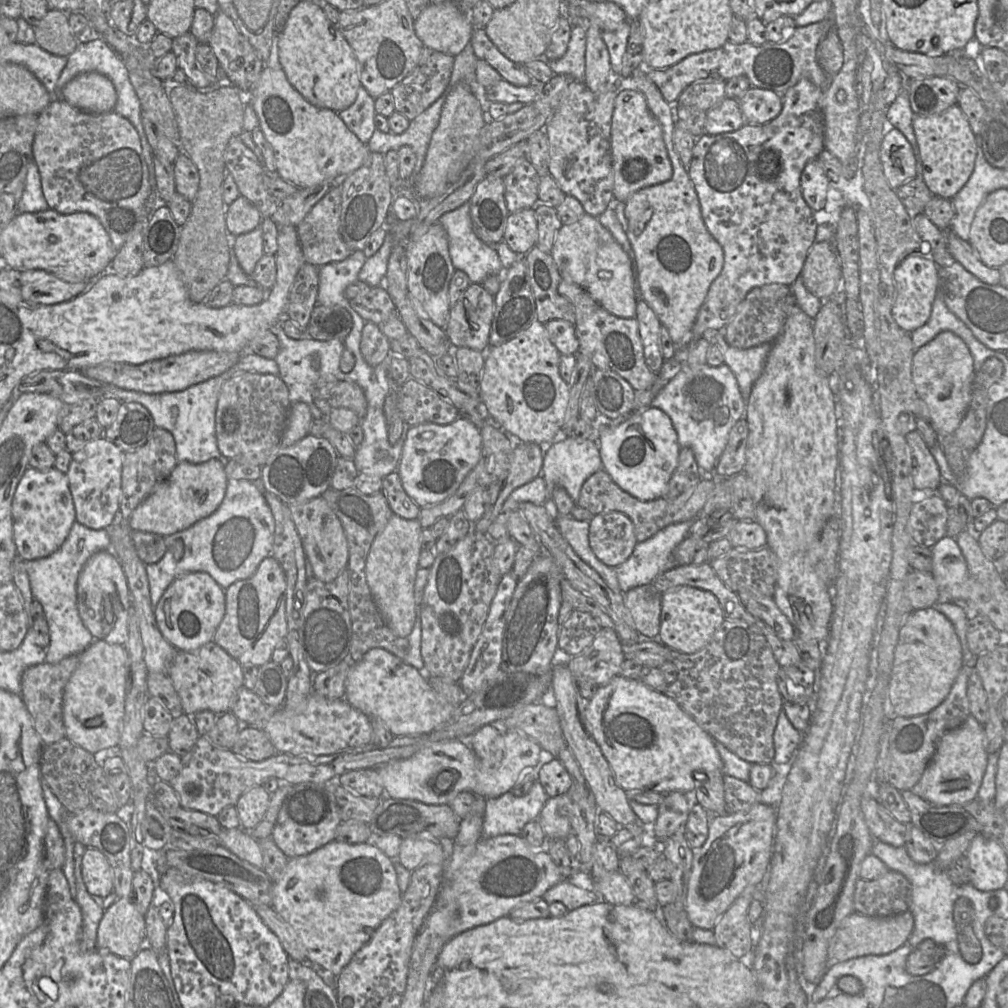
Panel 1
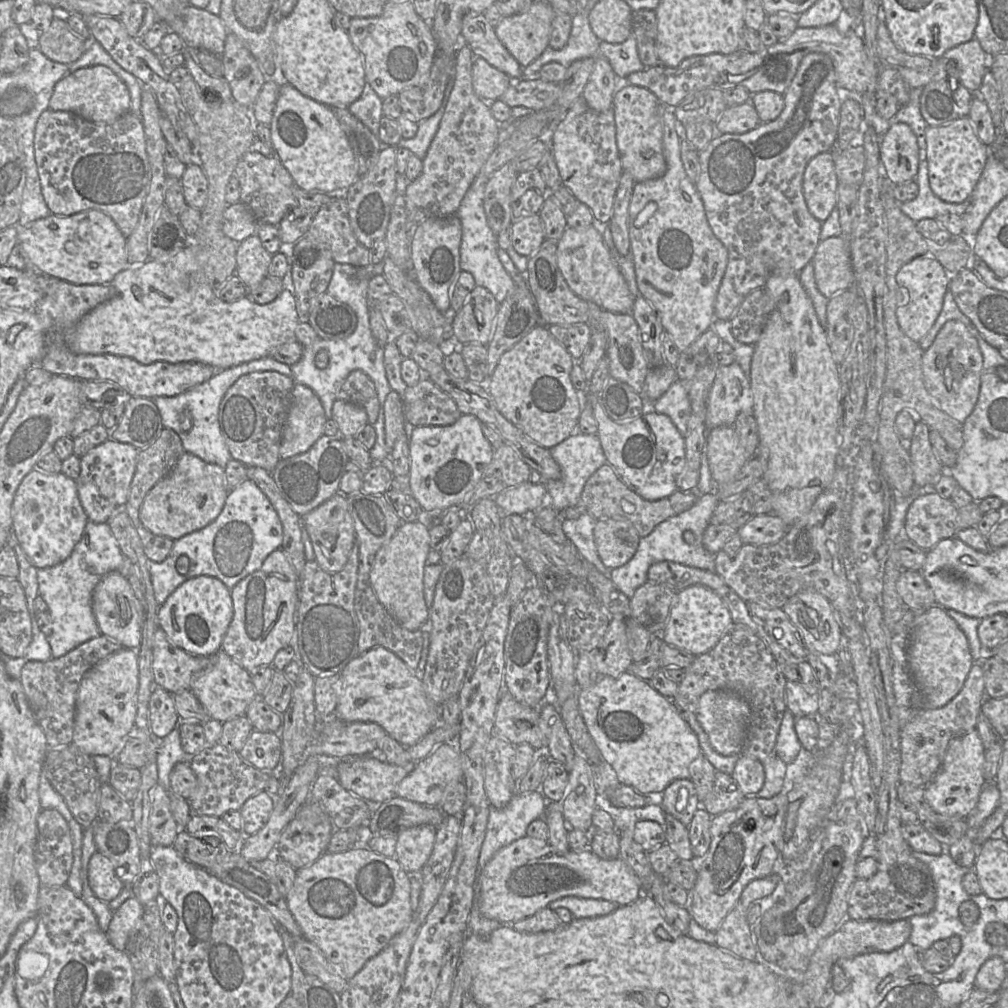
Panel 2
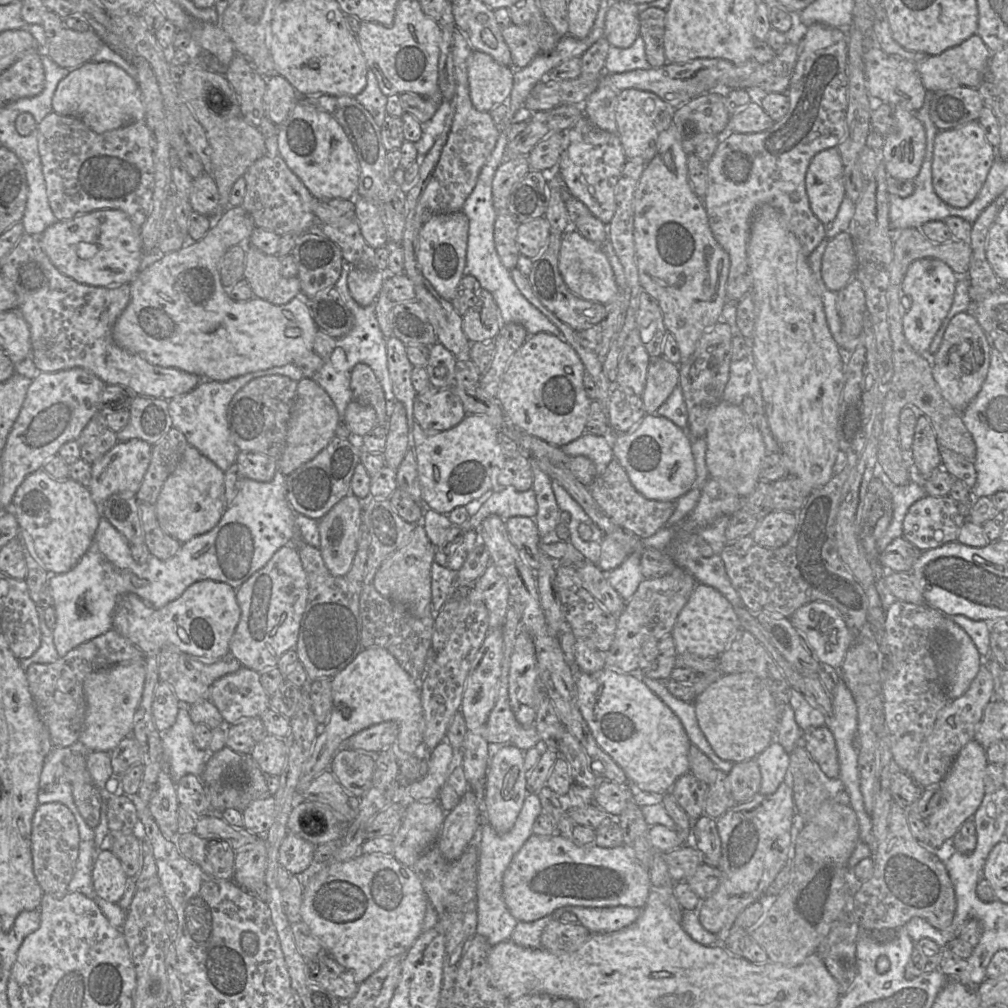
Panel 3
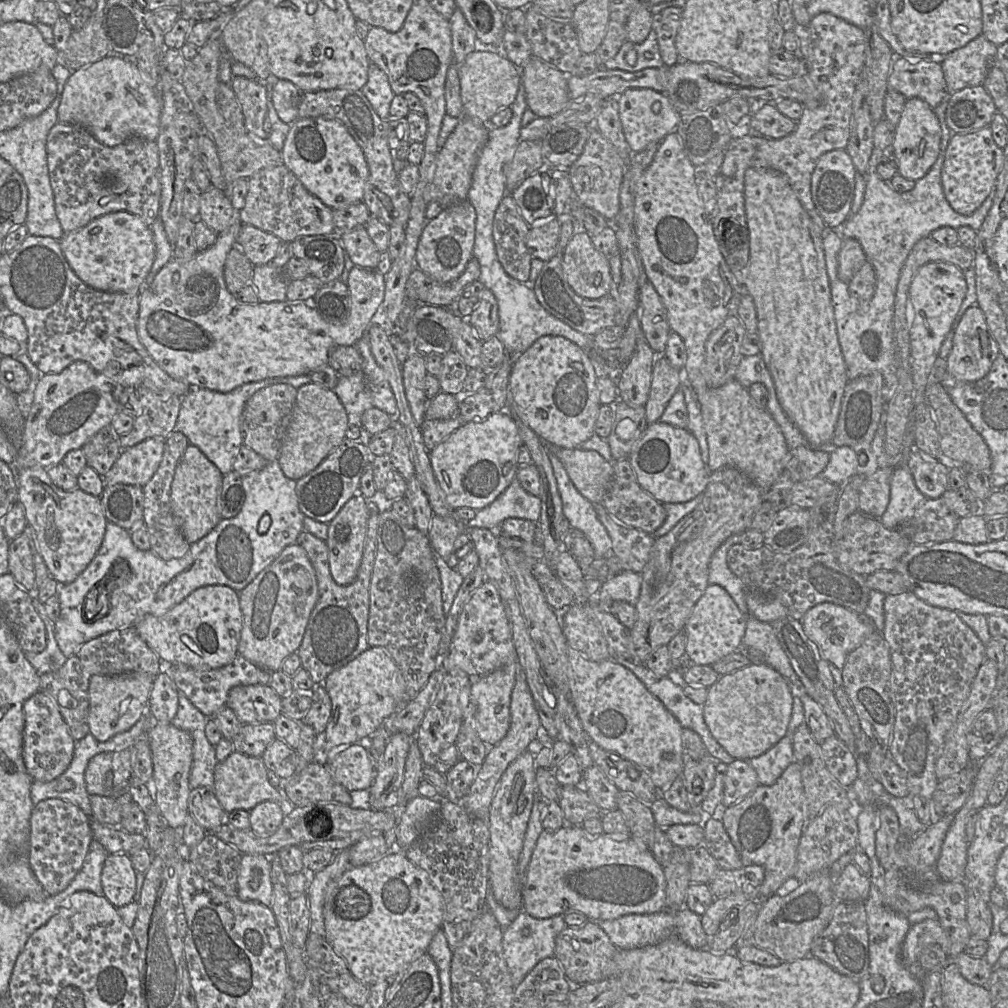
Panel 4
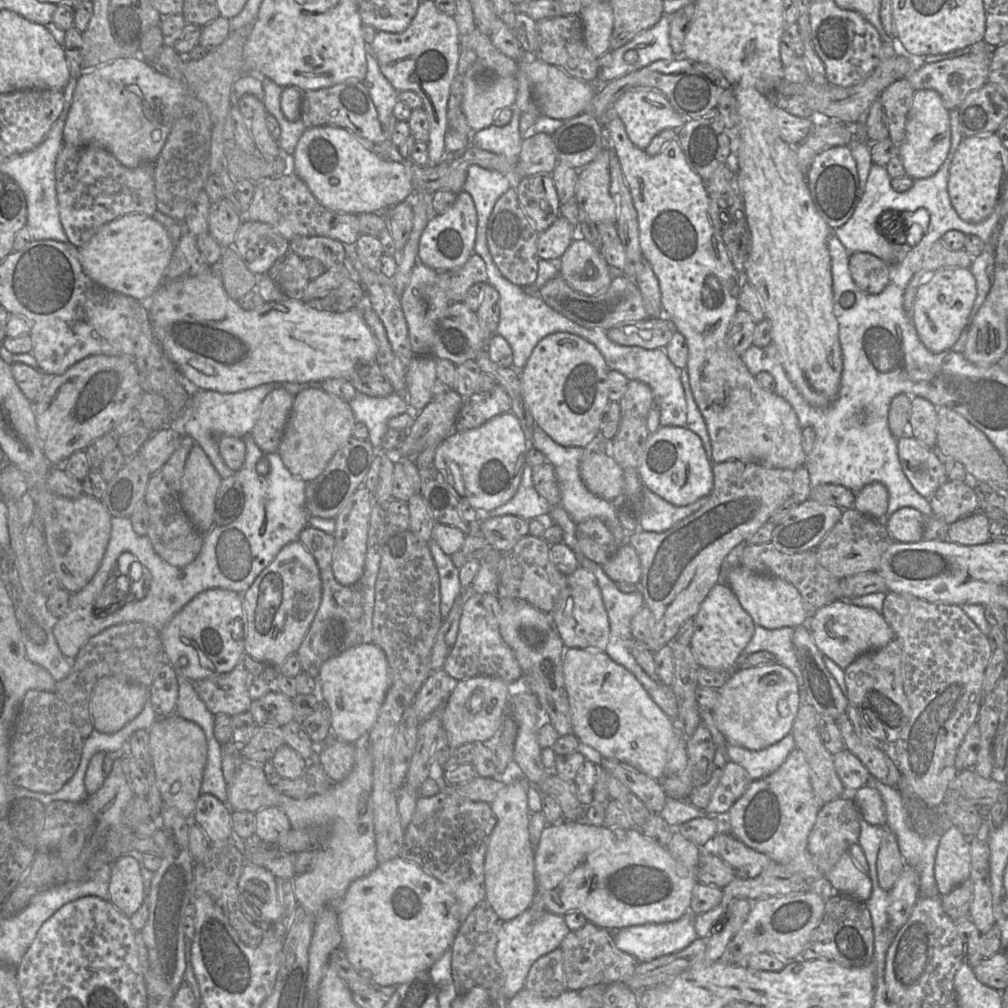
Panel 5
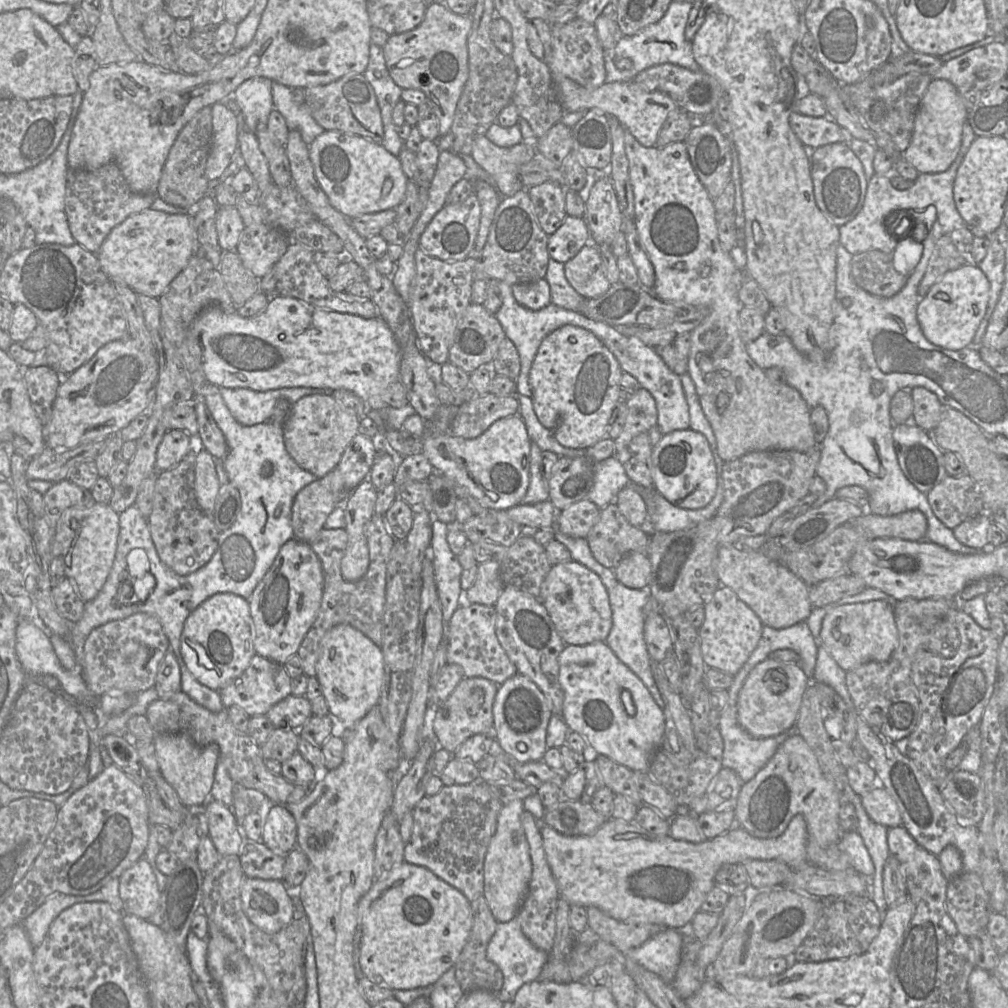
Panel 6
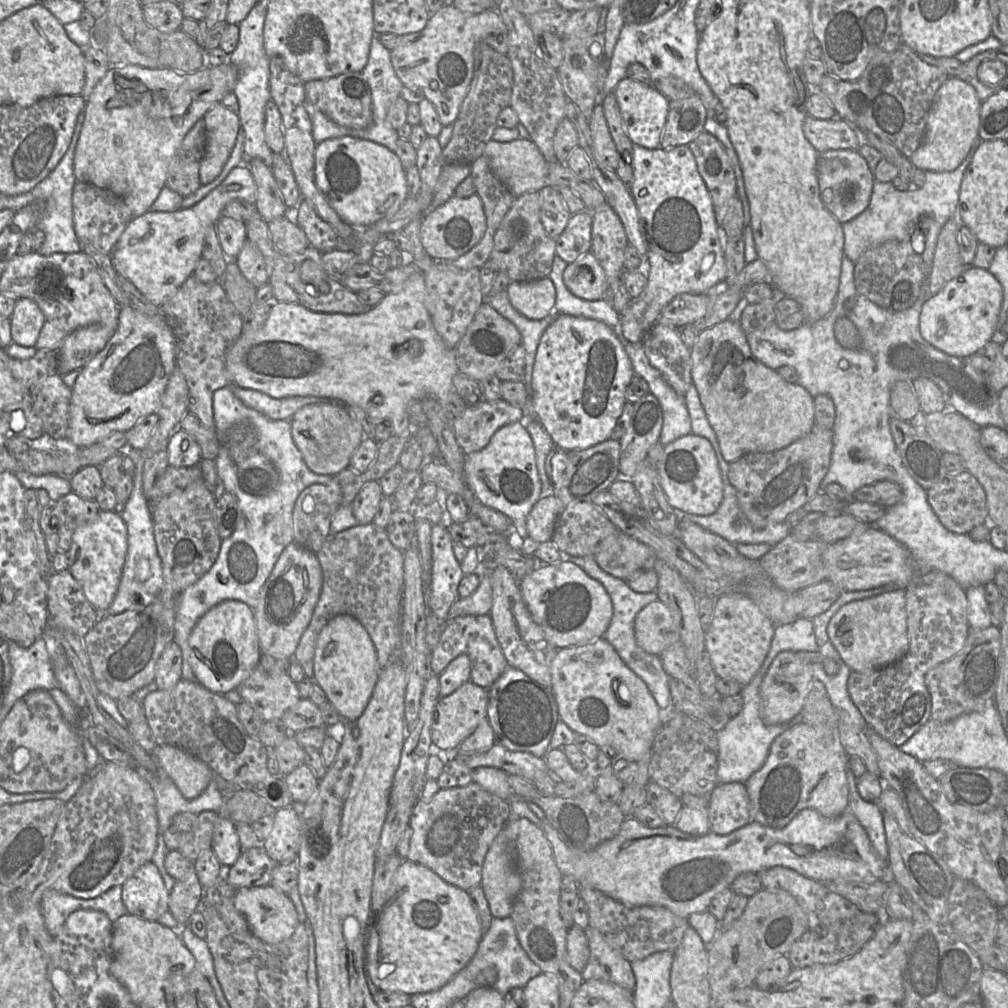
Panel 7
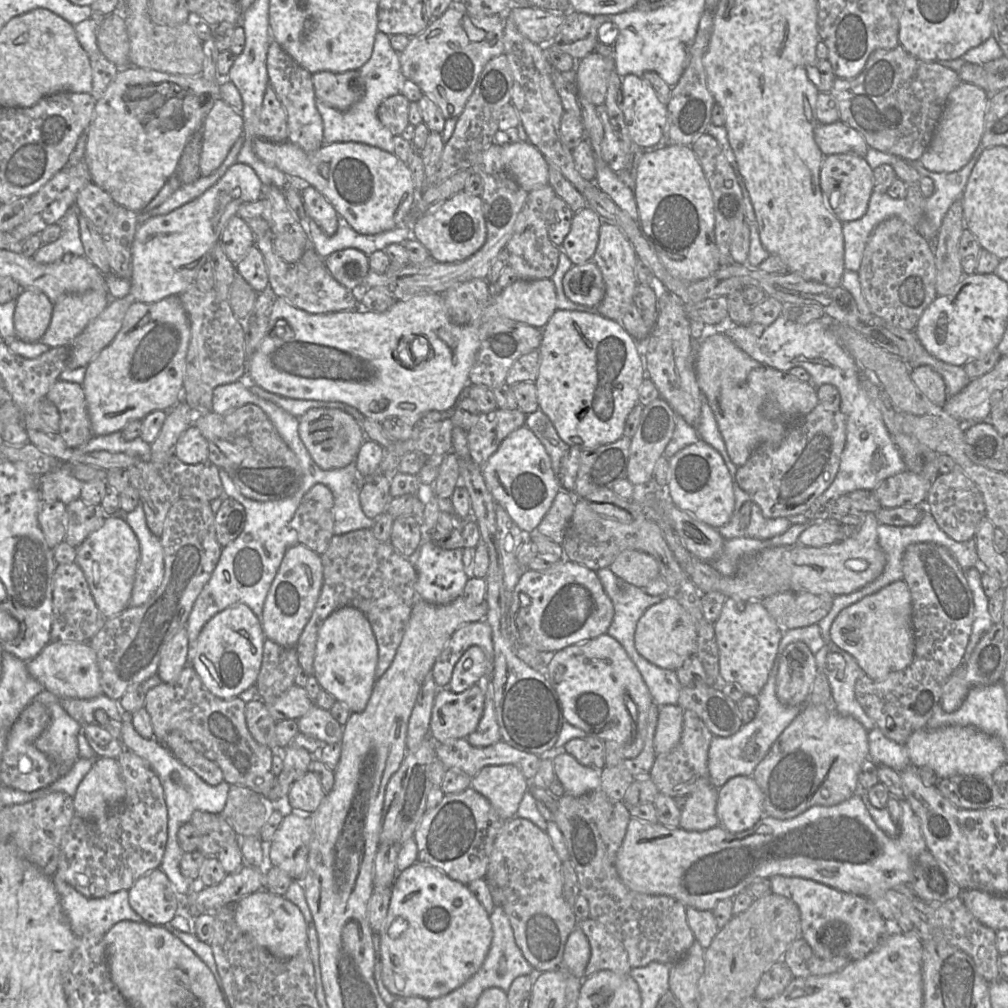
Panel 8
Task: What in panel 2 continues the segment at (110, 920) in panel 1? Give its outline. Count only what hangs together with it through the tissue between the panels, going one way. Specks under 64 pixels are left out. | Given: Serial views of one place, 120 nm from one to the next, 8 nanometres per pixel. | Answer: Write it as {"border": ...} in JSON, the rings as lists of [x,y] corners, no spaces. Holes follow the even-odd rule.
{"border":[[[132,896],[113,911],[111,922],[105,933],[109,942],[117,950],[125,951],[129,936],[138,925],[143,910],[144,905]]]}

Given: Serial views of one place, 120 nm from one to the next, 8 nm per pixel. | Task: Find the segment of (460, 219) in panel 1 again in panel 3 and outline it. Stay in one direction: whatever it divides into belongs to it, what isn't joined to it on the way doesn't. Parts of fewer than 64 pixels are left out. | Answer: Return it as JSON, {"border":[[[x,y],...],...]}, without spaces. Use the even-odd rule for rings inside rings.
{"border":[[[500,129],[496,145],[483,165],[475,187],[461,209],[469,220],[465,274],[474,276],[480,283],[481,288],[492,295],[499,309],[501,326],[502,324],[518,323],[524,326],[529,336],[546,332],[564,339],[560,330],[522,295],[514,283],[510,271],[503,266],[496,251],[494,225],[497,211],[493,206],[492,182],[496,170],[505,159],[507,143],[508,139],[504,130]]]}

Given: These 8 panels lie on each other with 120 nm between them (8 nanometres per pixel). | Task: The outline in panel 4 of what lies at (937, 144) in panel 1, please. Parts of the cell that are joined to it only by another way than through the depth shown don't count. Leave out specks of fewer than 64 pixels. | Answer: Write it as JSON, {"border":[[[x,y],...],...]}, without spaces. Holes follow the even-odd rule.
{"border":[[[990,127],[967,134],[954,134],[946,148],[941,169],[941,183],[950,206],[962,215],[971,215],[996,187],[1003,163],[1003,149],[995,143]]]}

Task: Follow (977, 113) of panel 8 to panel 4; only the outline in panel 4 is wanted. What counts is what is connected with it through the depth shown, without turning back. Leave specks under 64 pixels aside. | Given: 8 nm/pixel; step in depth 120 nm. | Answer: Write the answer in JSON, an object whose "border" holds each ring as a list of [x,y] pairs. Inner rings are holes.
{"border":[[[920,98],[907,99],[900,120],[895,126],[895,137],[890,149],[898,174],[911,180],[925,176],[938,158],[941,135],[941,126],[933,108]]]}

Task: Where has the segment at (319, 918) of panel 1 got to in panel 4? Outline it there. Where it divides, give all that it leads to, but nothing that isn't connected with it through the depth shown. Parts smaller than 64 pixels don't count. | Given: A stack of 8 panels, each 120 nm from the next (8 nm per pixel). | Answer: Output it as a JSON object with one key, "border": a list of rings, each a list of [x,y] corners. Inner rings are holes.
{"border":[[[405,851],[388,852],[383,858],[377,861],[347,869],[336,882],[330,885],[330,891],[326,895],[323,909],[326,931],[325,937],[335,952],[342,956],[349,968],[350,973],[359,982],[366,986],[372,986],[373,984],[384,980],[387,980],[390,983],[395,976],[405,970],[413,961],[415,961],[422,954],[427,953],[433,936],[440,928],[442,928],[443,913],[443,897],[431,882],[428,873],[406,858]]]}

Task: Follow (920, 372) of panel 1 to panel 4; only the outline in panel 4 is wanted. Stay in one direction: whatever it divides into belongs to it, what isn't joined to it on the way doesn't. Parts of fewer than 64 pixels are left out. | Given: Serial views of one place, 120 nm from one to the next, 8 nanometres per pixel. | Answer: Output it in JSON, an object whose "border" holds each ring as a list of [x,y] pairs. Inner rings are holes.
{"border":[[[977,301],[963,314],[953,336],[952,349],[947,361],[948,374],[957,381],[974,382],[989,372],[992,363],[1000,354],[998,345],[993,338]]]}

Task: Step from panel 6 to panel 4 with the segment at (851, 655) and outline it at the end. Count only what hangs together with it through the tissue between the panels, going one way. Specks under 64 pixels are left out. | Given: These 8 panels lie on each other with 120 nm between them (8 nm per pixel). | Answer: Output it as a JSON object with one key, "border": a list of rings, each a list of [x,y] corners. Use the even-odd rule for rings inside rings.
{"border":[[[824,602],[810,608],[801,619],[805,634],[815,644],[820,655],[842,671],[848,655],[861,646],[874,631],[873,623],[864,615],[859,615],[842,606]]]}

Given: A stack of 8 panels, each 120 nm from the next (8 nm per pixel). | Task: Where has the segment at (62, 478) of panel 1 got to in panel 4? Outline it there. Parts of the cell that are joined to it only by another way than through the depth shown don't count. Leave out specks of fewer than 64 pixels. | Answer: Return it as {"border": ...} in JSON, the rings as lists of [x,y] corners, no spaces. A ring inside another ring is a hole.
{"border":[[[36,465],[26,469],[16,469],[18,476],[18,501],[25,508],[27,525],[31,525],[37,537],[39,552],[47,566],[50,576],[59,585],[73,582],[95,557],[104,538],[107,519],[100,497],[84,492],[79,487],[63,490],[50,479],[47,470]]]}

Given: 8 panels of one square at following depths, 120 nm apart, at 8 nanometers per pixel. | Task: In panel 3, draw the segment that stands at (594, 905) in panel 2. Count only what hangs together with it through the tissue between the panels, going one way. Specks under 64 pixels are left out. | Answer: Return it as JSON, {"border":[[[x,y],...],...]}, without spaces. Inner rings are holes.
{"border":[[[565,906],[552,914],[556,919],[560,919],[563,912],[571,912],[578,917],[579,923],[591,933],[600,934],[615,932],[631,925],[639,918],[641,910],[642,908],[625,906],[601,908]]]}

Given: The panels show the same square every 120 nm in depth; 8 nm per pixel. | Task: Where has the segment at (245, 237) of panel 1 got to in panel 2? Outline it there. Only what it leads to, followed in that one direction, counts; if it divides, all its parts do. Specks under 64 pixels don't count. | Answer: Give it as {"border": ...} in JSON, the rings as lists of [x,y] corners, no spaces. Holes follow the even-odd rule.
{"border":[[[252,235],[237,245],[235,274],[248,289],[255,288],[268,276],[272,257],[259,237]]]}

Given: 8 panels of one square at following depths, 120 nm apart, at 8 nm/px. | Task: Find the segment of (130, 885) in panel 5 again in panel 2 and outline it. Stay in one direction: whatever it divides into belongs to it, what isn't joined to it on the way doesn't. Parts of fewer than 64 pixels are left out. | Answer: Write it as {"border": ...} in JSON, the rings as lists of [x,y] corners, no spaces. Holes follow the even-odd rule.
{"border":[[[98,851],[90,858],[88,880],[94,894],[106,903],[114,900],[125,887],[112,862]]]}

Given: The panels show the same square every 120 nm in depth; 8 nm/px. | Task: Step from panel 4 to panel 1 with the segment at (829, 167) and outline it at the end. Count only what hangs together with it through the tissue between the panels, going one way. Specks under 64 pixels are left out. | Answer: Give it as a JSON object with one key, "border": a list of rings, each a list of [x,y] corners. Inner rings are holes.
{"border":[[[813,159],[805,165],[801,174],[800,186],[802,196],[813,212],[824,209],[831,181],[817,159]]]}

